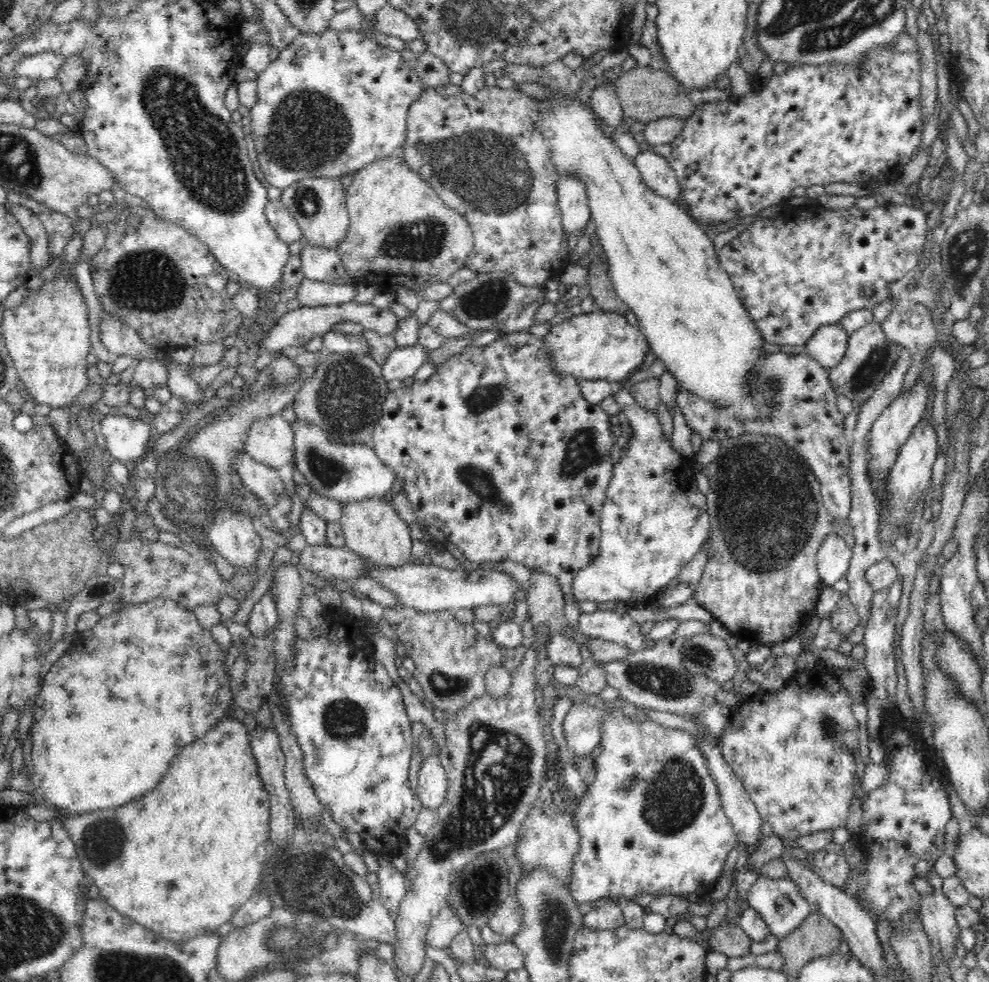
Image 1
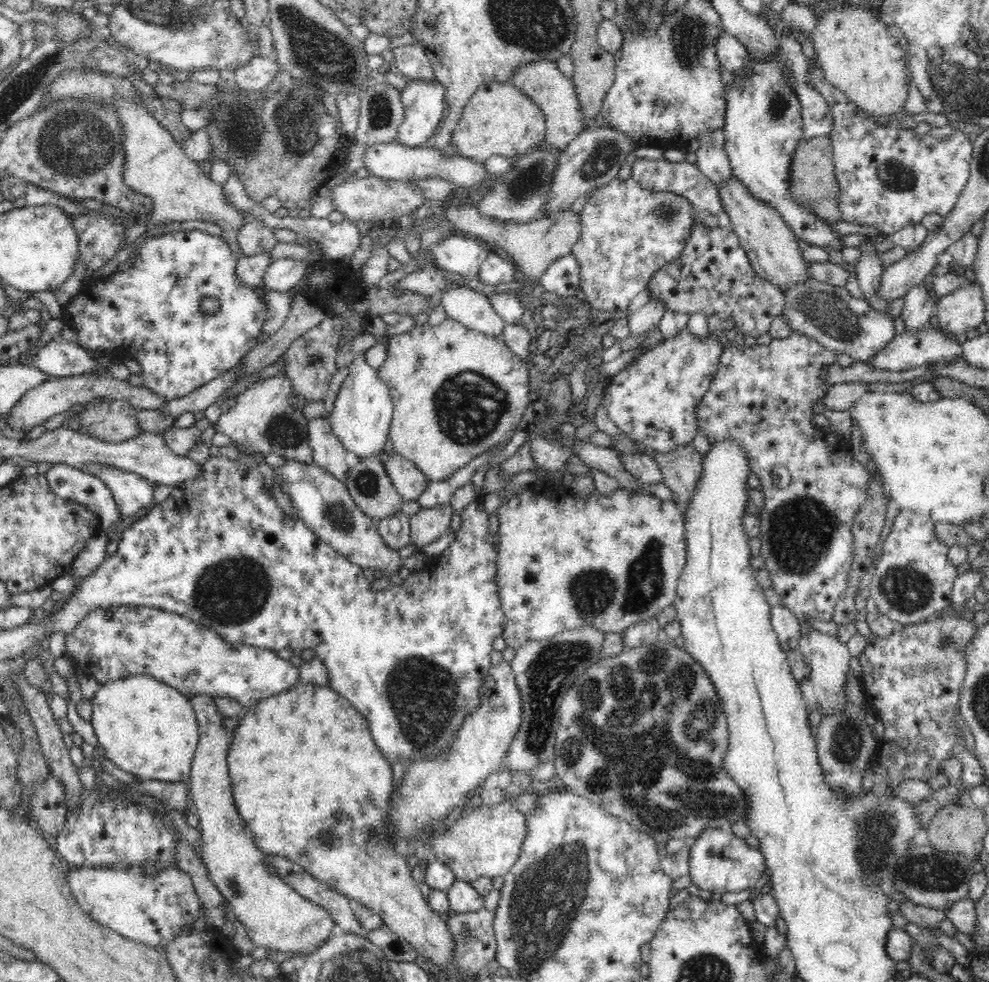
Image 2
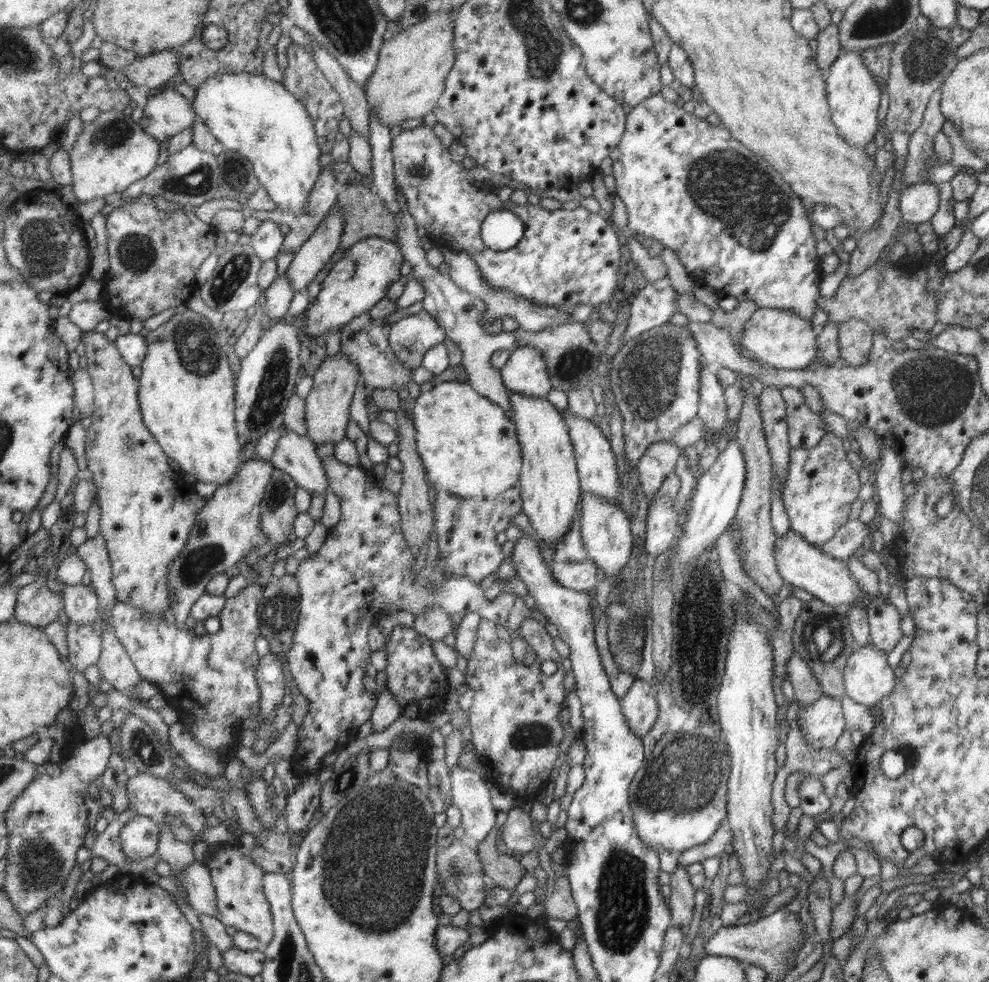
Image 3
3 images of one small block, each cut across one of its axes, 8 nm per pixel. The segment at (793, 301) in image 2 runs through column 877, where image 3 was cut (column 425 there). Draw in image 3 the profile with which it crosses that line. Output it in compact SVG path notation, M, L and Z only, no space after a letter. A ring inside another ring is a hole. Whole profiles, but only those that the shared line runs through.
M428 311L399 318L389 327L388 342L394 355L412 370L419 367L431 347L446 340L444 329Z

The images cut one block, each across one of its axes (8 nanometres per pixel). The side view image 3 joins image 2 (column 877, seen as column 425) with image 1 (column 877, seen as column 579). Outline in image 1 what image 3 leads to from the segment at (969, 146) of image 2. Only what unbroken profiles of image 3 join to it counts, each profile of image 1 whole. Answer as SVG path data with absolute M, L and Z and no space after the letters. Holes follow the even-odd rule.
M902 204L902 206L886 205L872 208L872 210L858 210L855 207L841 210L824 210L824 208L820 208L820 214L816 214L814 210L812 212L808 212L805 209L794 210L794 212L790 212L786 216L786 220L784 220L781 214L777 214L772 218L756 219L744 232L720 247L717 250L717 255L720 266L730 275L736 294L742 299L746 311L754 319L754 323L760 329L764 340L777 345L804 346L818 328L828 324L840 323L840 320L848 312L860 309L872 310L878 304L882 304L891 297L890 284L904 278L908 272L916 269L917 262L920 262L922 254L927 251L924 244L926 244L926 239L932 232L932 215L927 214L921 208L912 208L912 206L907 206L906 204Z

